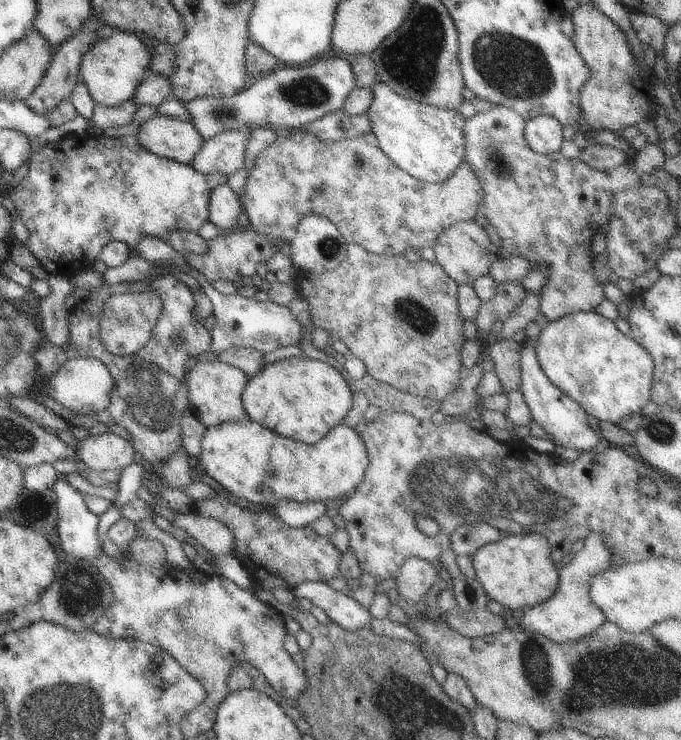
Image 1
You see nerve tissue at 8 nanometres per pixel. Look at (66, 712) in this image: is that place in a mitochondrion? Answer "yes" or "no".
yes

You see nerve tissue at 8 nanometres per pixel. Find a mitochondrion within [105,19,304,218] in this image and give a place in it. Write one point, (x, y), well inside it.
(220, 114)

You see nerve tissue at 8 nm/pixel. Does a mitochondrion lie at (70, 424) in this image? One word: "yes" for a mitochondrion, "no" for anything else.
no

